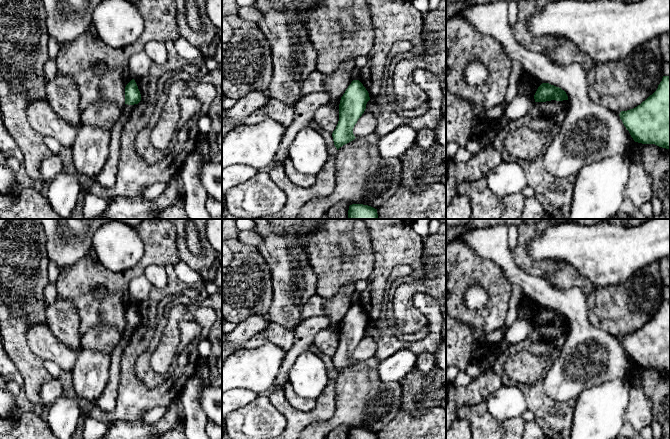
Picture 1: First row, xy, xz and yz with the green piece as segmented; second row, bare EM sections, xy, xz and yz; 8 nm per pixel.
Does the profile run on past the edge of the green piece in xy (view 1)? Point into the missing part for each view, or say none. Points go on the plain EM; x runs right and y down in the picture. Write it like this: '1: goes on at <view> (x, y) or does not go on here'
1: does not go on here

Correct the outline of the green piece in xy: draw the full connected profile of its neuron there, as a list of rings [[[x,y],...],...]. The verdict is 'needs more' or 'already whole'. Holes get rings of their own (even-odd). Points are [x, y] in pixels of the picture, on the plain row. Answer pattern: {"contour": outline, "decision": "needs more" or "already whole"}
{"contour": [[[134,303],[125,311],[125,328],[134,329],[141,325],[141,318]]], "decision": "already whole"}

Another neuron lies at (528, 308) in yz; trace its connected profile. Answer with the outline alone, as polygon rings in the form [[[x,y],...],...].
[[[523,294],[517,307],[517,318],[524,318],[535,325],[534,319],[541,308],[539,303]]]

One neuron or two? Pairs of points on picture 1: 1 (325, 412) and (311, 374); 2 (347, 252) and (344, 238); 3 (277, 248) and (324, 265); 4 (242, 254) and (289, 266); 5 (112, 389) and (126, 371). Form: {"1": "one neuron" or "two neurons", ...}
{"1": "two neurons", "2": "one neuron", "3": "two neurons", "4": "two neurons", "5": "two neurons"}

